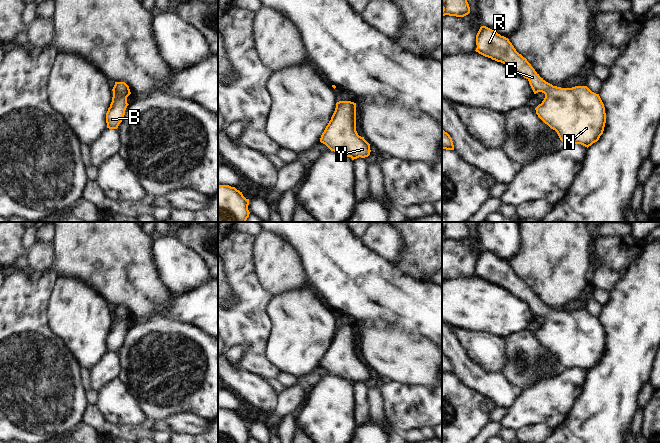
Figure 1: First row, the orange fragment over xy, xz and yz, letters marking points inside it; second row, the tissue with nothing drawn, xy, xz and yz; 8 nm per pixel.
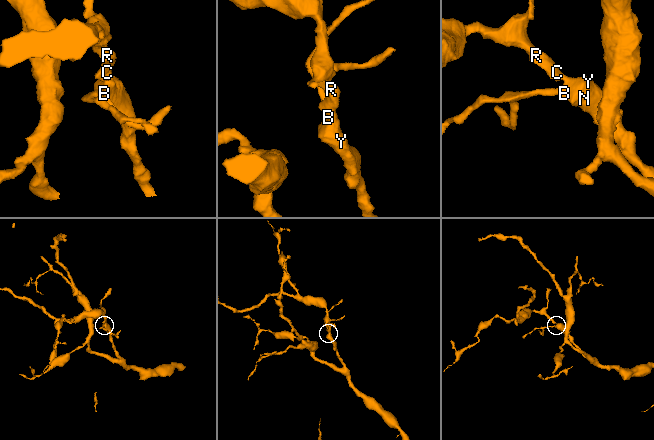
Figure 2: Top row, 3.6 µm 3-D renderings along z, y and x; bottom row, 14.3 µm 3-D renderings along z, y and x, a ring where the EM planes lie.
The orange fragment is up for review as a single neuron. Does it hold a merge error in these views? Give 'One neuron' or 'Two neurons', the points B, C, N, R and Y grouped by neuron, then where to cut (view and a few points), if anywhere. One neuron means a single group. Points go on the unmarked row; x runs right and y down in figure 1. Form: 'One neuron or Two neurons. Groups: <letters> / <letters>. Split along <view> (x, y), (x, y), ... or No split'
One neuron. Groups: B C N R Y. No split

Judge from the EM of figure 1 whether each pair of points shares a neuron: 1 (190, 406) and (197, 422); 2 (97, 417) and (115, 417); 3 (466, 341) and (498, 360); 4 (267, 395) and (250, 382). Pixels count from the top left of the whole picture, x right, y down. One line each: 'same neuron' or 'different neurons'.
1: different neurons
2: different neurons
3: same neuron
4: same neuron

